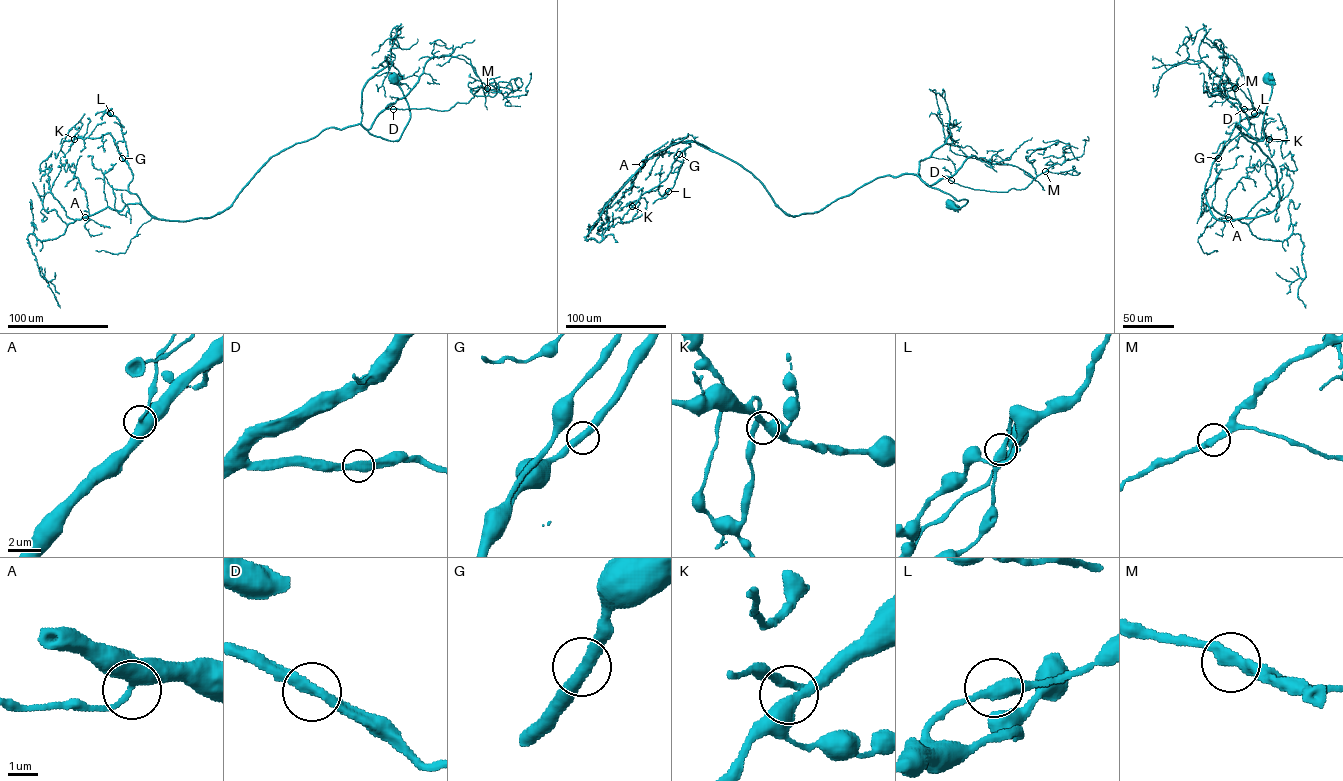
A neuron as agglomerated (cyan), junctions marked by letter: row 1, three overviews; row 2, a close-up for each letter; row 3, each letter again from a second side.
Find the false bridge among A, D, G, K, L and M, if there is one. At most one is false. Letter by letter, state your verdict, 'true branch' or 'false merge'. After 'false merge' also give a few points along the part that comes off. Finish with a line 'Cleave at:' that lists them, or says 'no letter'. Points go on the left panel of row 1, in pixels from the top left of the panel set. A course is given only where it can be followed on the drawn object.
A: true branch
D: false merge | (393, 109), (449, 110), (467, 103), (478, 86), (470, 90), (477, 96), (493, 97), (500, 81), (513, 88)
G: true branch
K: true branch
L: true branch
M: true branch
Cleave at: D

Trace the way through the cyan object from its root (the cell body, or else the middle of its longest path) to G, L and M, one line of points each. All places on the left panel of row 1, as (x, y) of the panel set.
G: (393, 79), (410, 114), (398, 139), (325, 128), (212, 216), (154, 218), (122, 158)
L: (393, 79), (410, 114), (398, 139), (326, 128), (188, 221), (154, 218), (129, 191), (110, 113)
M: (393, 79), (410, 117), (400, 137), (390, 141), (368, 130), (386, 109), (449, 110), (487, 88)

